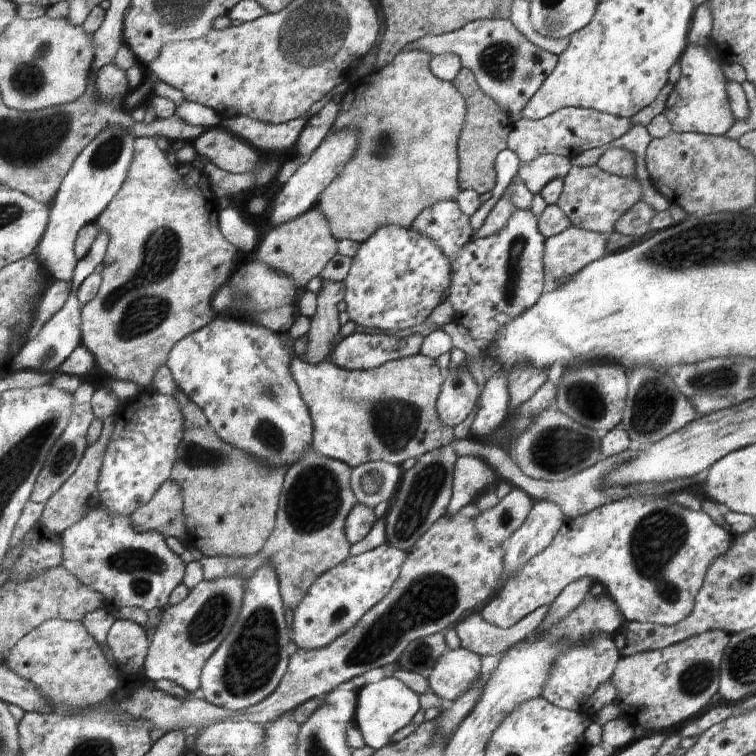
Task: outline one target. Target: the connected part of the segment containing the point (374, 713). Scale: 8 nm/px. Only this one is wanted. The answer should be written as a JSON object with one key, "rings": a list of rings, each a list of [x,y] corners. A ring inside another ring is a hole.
{"rings":[[[387,677],[375,683],[369,683],[357,690],[357,693],[358,705],[353,723],[360,729],[365,744],[374,748],[375,751],[386,746],[400,728],[408,726],[414,714],[420,710],[418,694],[398,678]]]}

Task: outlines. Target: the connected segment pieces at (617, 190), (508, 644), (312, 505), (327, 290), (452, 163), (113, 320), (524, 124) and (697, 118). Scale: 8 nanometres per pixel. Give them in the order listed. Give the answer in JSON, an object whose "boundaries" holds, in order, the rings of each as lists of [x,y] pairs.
{"boundaries":[[[[597,164],[590,166],[571,166],[570,172],[564,178],[562,196],[556,206],[570,218],[576,228],[584,228],[600,234],[611,234],[616,222],[627,213],[631,206],[638,204],[643,198],[643,187],[638,176],[616,176],[608,174]]],[[[550,604],[537,608],[514,626],[503,629],[484,622],[477,609],[455,622],[451,628],[456,630],[460,638],[460,647],[480,656],[496,656],[529,637],[544,622],[548,610]]],[[[312,447],[306,450],[286,472],[275,530],[264,549],[255,556],[204,556],[196,560],[202,566],[204,578],[218,580],[240,576],[246,582],[256,570],[270,564],[279,578],[284,604],[294,610],[319,577],[351,556],[352,544],[344,534],[344,522],[357,502],[350,484],[351,472],[346,462],[325,457]]],[[[322,281],[322,292],[317,296],[316,313],[311,319],[311,330],[308,332],[306,352],[300,360],[308,364],[318,364],[330,359],[334,338],[339,336],[338,303],[343,300],[345,288],[343,281]]],[[[418,48],[402,50],[390,64],[351,83],[344,94],[338,118],[330,133],[356,126],[359,149],[340,176],[323,190],[318,202],[320,212],[326,216],[337,241],[350,239],[364,242],[377,229],[390,224],[408,228],[424,208],[430,208],[442,200],[452,200],[461,192],[458,138],[466,118],[466,104],[454,84],[436,78],[431,70],[432,57],[430,52]]],[[[140,137],[135,140],[135,158],[132,158],[131,168],[128,170],[127,182],[124,182],[123,188],[119,190],[119,194],[104,209],[99,218],[95,219],[99,232],[109,232],[109,244],[102,261],[102,278],[99,294],[96,294],[88,304],[83,308],[83,341],[84,346],[98,360],[99,365],[103,368],[105,376],[111,380],[128,380],[134,382],[136,386],[143,390],[156,391],[156,378],[160,378],[160,370],[164,370],[168,356],[174,346],[182,341],[184,337],[195,333],[197,330],[203,329],[212,322],[212,312],[210,312],[210,294],[214,294],[222,284],[226,284],[226,276],[230,278],[230,270],[232,270],[232,262],[234,262],[234,254],[236,254],[235,246],[232,246],[220,232],[219,213],[221,212],[219,198],[212,194],[210,188],[210,180],[204,174],[203,170],[198,170],[192,166],[192,162],[182,164],[182,168],[178,164],[170,164],[166,154],[162,152],[156,145],[155,137]]],[[[563,107],[540,120],[521,118],[513,122],[513,125],[514,129],[508,138],[507,148],[518,155],[522,166],[542,154],[555,154],[571,159],[581,152],[606,146],[624,136],[633,124],[630,117],[616,116],[596,109]]],[[[688,45],[687,52],[680,58],[680,79],[673,84],[661,112],[671,122],[676,133],[704,133],[705,135],[726,136],[735,129],[737,120],[728,102],[727,79],[722,71],[723,63],[712,58],[704,46]]]]}

